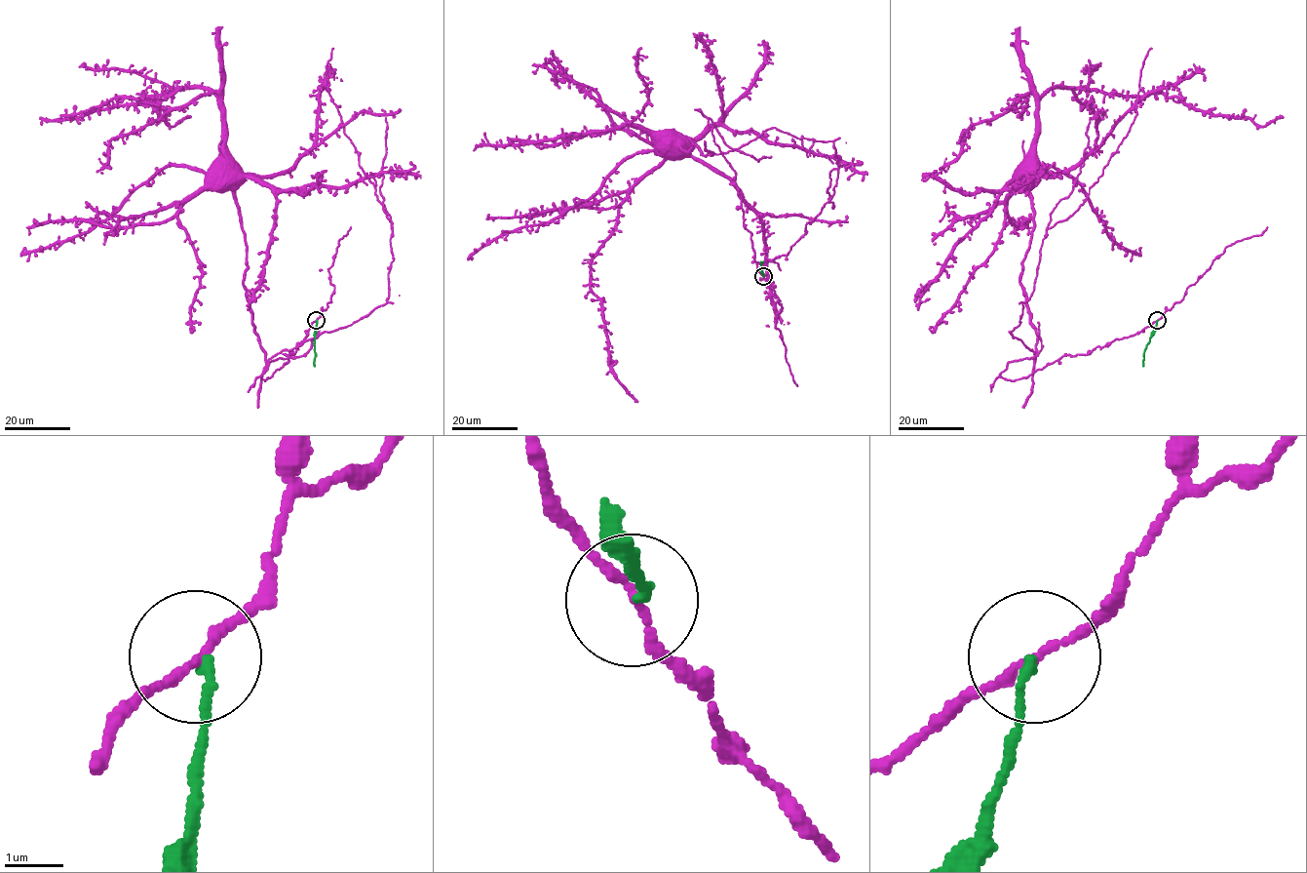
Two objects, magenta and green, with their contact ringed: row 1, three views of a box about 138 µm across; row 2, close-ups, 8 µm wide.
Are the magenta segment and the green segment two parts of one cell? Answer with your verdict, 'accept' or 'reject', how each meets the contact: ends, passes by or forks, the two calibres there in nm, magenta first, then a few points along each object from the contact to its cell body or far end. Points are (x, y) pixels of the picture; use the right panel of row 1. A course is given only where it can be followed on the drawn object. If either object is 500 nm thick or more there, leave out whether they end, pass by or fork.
reject; magenta passes by; green ends; calibres 140 and 140 nm; course magenta (1158, 320), (1026, 377), (1000, 375), (1032, 350), (1035, 360), (1037, 337), (1019, 281), (1033, 207), (1016, 177); course green (1158, 320), (1146, 346), (1142, 366)

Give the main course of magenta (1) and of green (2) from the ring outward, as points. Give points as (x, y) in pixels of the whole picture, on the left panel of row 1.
1: (316, 320), (288, 362), (261, 378), (289, 351), (267, 360), (260, 345), (243, 283), (240, 207), (217, 177)
2: (317, 320), (315, 366)

